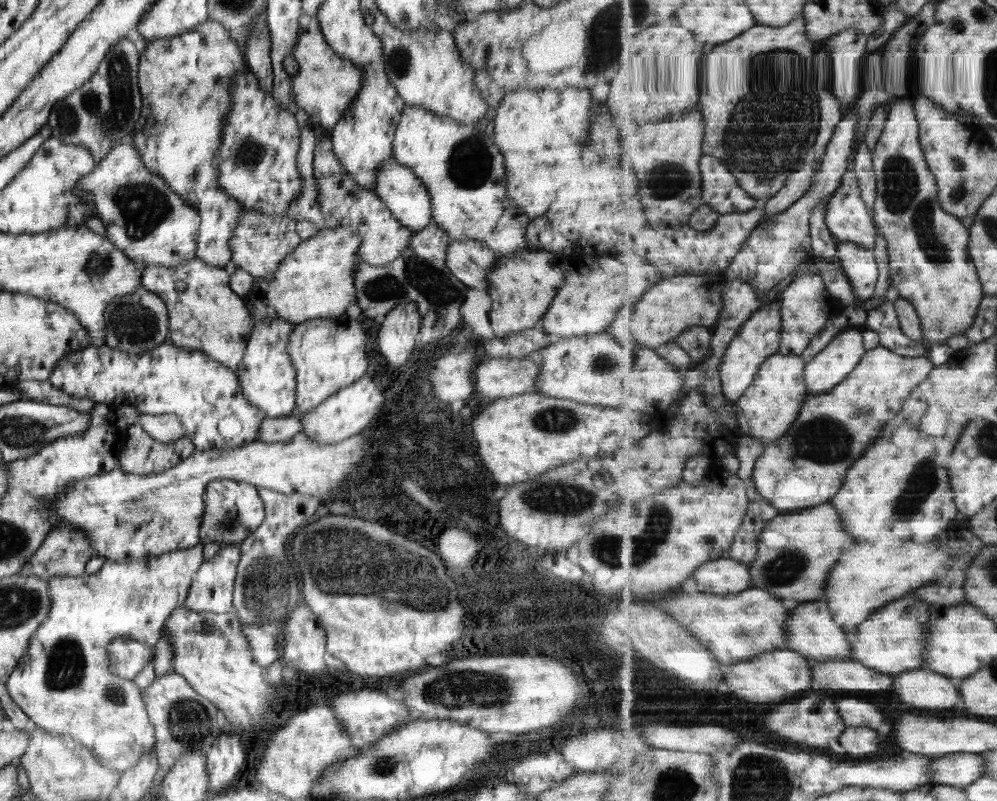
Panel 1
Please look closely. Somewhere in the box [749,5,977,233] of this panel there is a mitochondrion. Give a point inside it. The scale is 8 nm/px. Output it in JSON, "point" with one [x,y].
{"point":[956,195]}

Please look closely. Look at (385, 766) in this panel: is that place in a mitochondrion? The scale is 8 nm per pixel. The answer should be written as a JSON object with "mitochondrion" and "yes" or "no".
{"mitochondrion":"yes"}

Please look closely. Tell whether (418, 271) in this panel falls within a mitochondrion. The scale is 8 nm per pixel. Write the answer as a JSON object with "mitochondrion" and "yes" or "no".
{"mitochondrion":"yes"}

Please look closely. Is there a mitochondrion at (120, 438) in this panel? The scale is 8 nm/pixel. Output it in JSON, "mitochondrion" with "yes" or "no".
{"mitochondrion":"no"}

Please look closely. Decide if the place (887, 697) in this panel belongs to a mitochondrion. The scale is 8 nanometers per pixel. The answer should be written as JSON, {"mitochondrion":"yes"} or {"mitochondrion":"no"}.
{"mitochondrion":"no"}

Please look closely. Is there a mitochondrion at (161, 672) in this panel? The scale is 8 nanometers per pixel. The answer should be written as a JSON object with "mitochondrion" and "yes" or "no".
{"mitochondrion":"no"}

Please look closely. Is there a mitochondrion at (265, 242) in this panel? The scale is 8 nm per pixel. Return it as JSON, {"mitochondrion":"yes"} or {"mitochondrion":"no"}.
{"mitochondrion":"no"}

